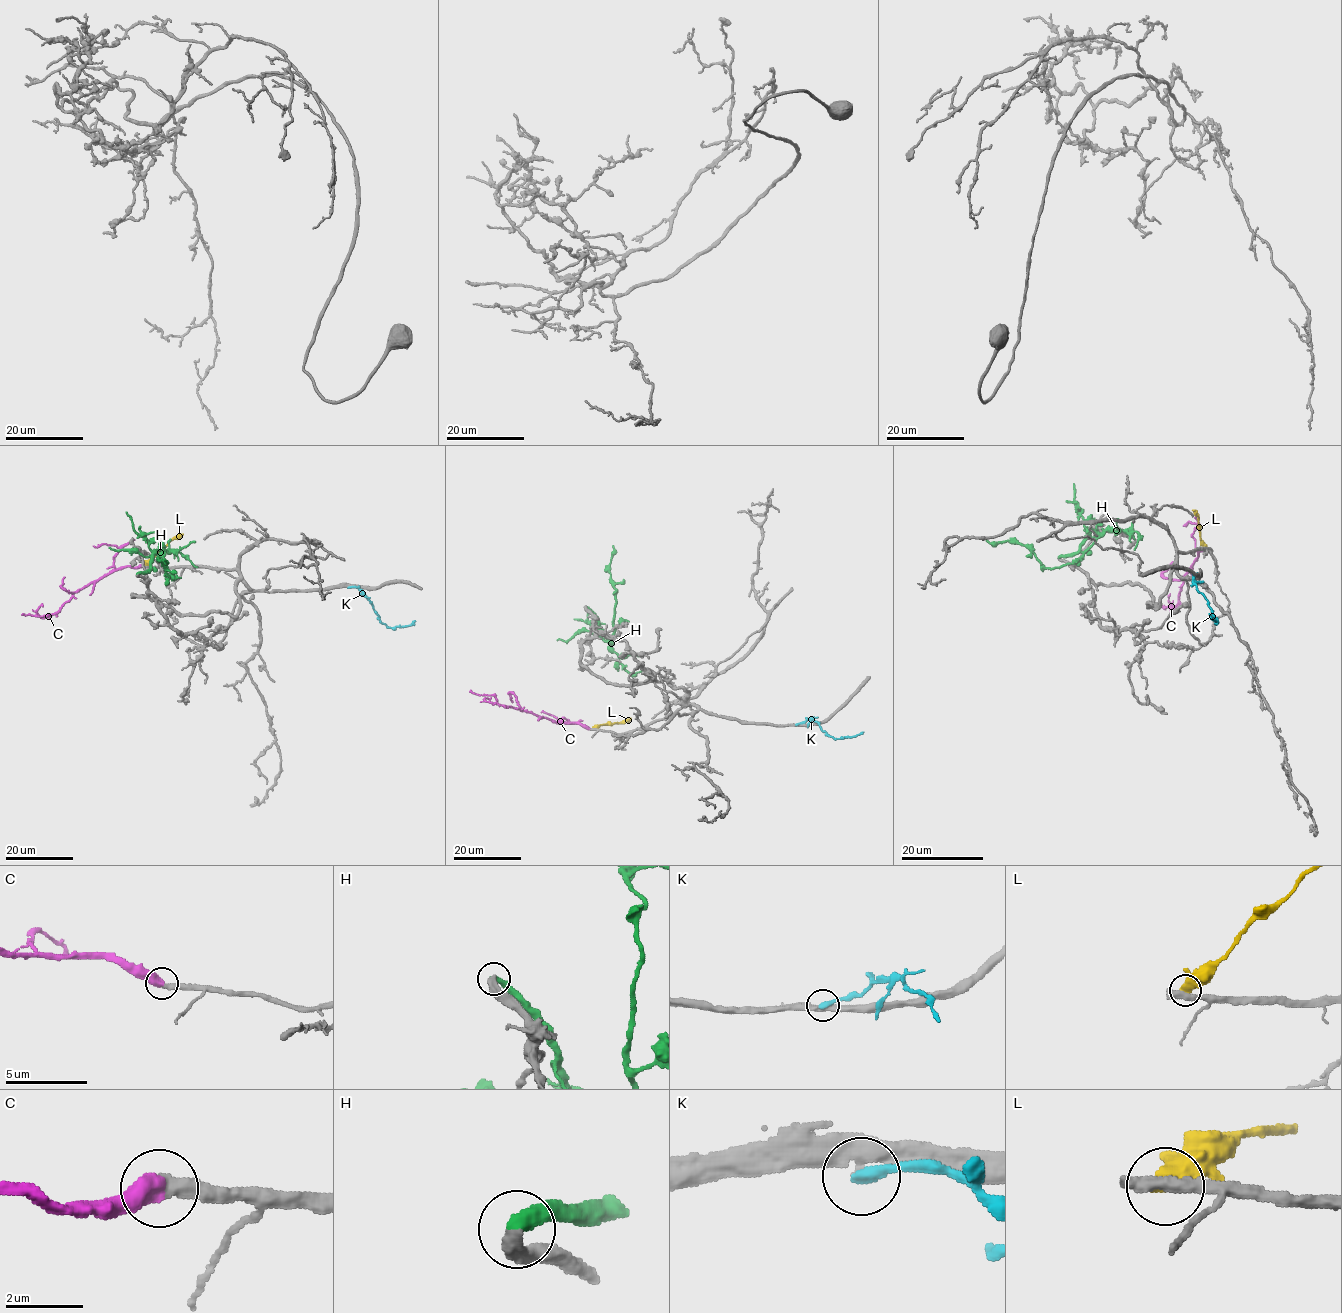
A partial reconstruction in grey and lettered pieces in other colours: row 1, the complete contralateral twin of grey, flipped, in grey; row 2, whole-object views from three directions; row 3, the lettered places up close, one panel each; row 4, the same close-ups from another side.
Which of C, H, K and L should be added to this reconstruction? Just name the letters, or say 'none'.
C, H

